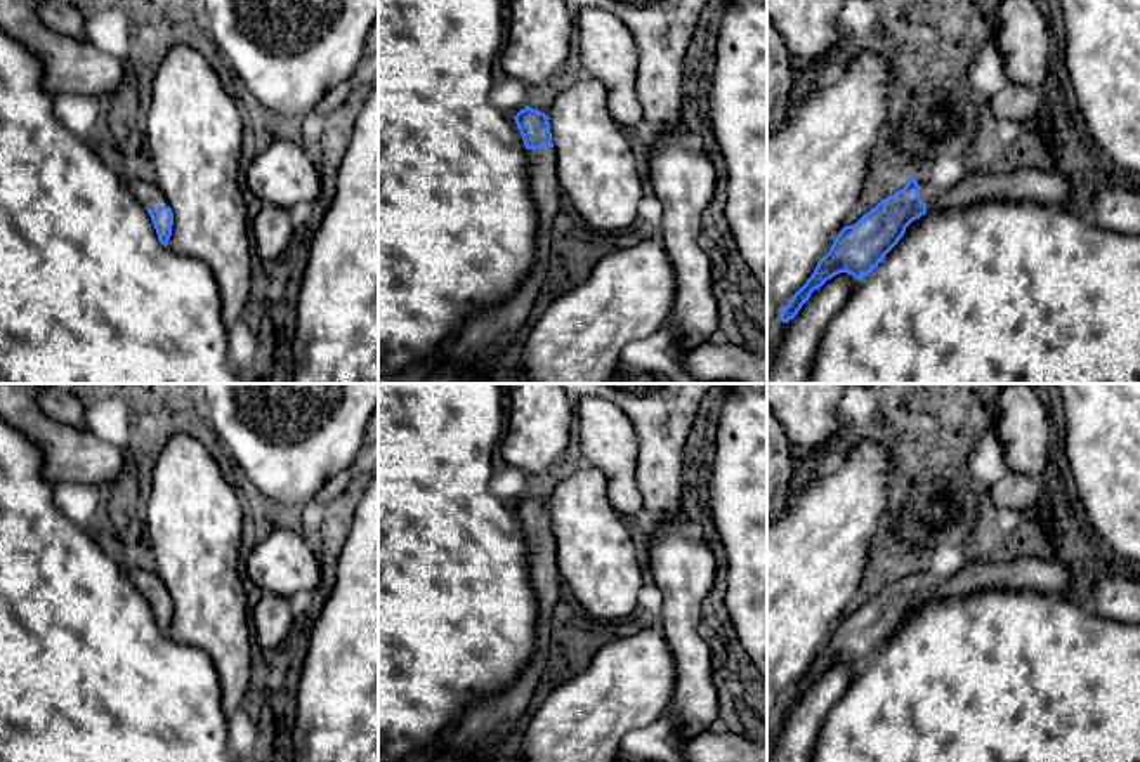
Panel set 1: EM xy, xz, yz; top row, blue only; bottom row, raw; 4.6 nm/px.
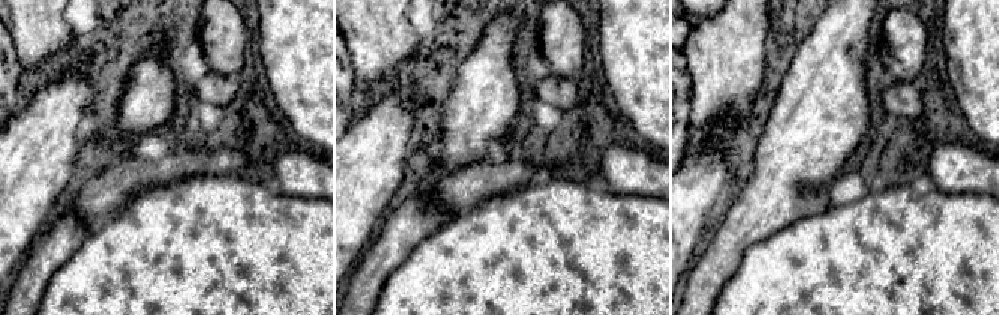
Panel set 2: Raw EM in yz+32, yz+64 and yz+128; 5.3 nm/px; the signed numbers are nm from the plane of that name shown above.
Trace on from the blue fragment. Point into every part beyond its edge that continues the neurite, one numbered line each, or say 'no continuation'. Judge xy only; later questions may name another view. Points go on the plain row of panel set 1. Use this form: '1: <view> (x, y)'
1: xy (144, 578)

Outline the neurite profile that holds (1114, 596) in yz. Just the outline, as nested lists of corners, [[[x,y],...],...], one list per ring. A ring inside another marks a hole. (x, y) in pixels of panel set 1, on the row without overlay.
[[[1117,571],[1098,575],[1088,606],[1104,618],[1140,623],[1140,581]]]

